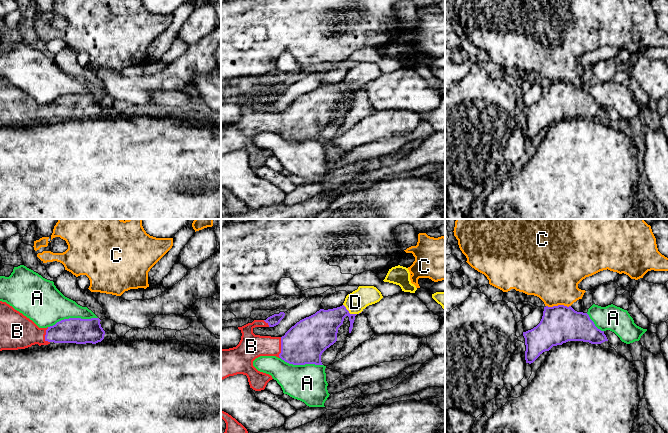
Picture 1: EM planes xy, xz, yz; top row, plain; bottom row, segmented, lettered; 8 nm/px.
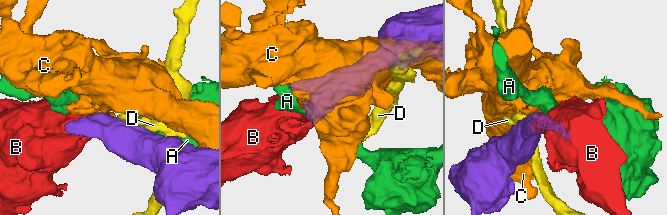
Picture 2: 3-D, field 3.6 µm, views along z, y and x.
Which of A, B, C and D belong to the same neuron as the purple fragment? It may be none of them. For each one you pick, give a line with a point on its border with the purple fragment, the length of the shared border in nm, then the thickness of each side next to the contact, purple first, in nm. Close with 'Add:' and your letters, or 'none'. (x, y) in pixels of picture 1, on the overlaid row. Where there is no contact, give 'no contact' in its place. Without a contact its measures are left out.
B: meets purple in xz at (281, 347); contact 170 nm long; 320 nm thick on the purple side, 200 nm on the other
Add: B

